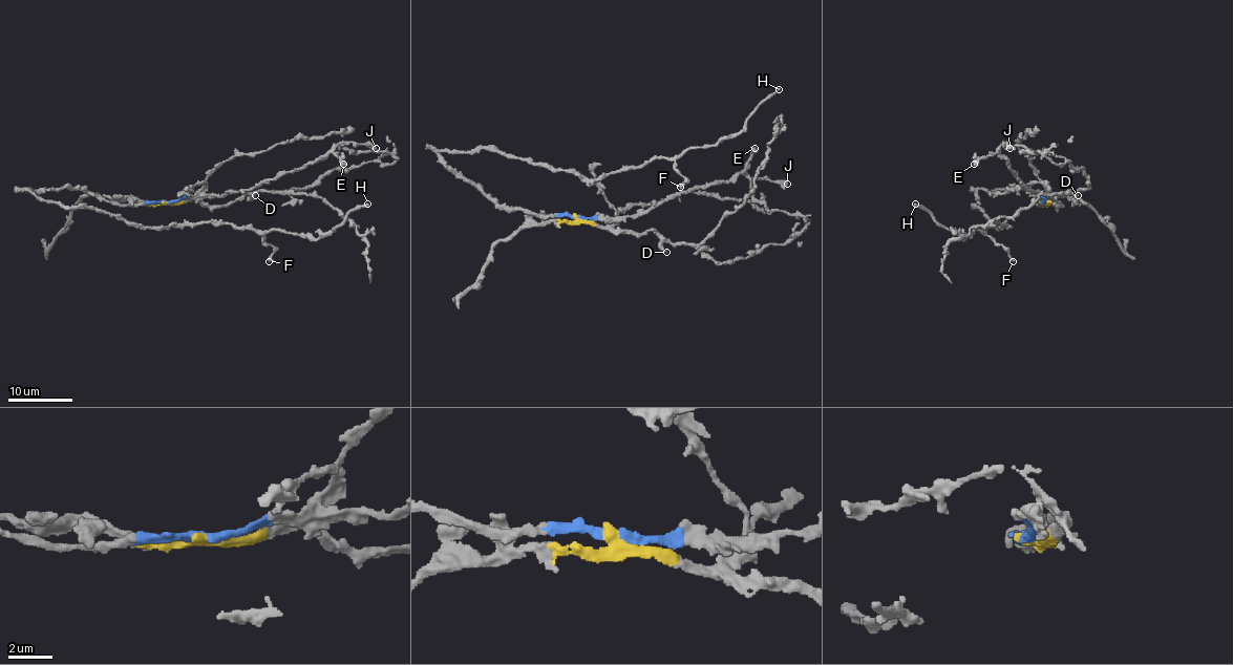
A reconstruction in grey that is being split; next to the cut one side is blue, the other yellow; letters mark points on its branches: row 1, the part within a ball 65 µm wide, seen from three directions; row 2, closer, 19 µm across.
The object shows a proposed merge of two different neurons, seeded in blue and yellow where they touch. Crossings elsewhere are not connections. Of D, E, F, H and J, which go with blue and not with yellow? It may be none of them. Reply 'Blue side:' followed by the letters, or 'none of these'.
Blue side: E, F, H, J

